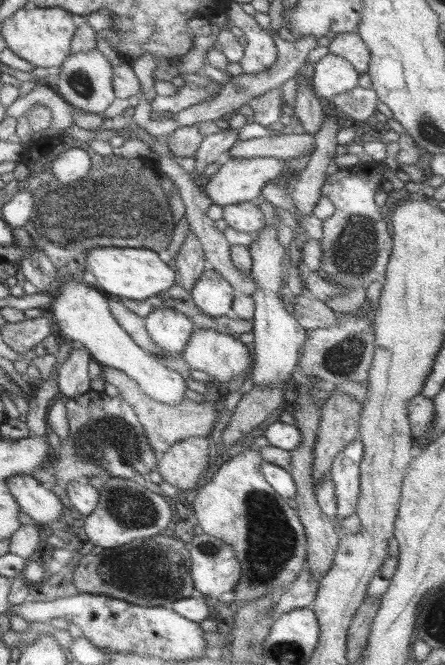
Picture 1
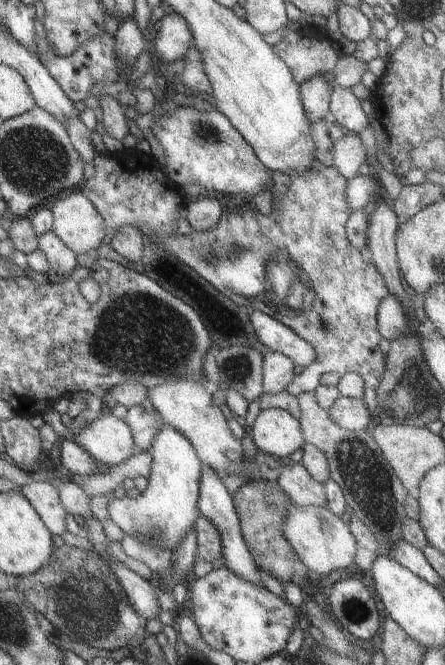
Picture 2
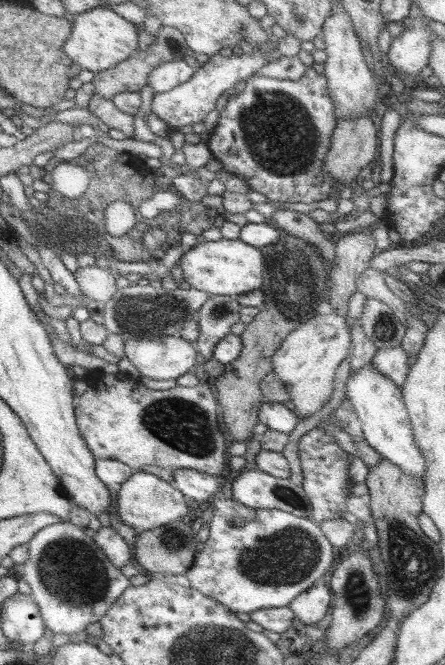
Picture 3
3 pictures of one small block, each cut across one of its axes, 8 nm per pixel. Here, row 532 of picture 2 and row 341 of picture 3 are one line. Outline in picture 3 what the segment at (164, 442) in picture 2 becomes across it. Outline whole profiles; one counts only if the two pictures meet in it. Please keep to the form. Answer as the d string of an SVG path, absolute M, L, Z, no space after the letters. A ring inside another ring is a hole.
M176 335L124 342L126 358L136 366L140 376L152 380L177 379L191 372L198 360L194 343Z

